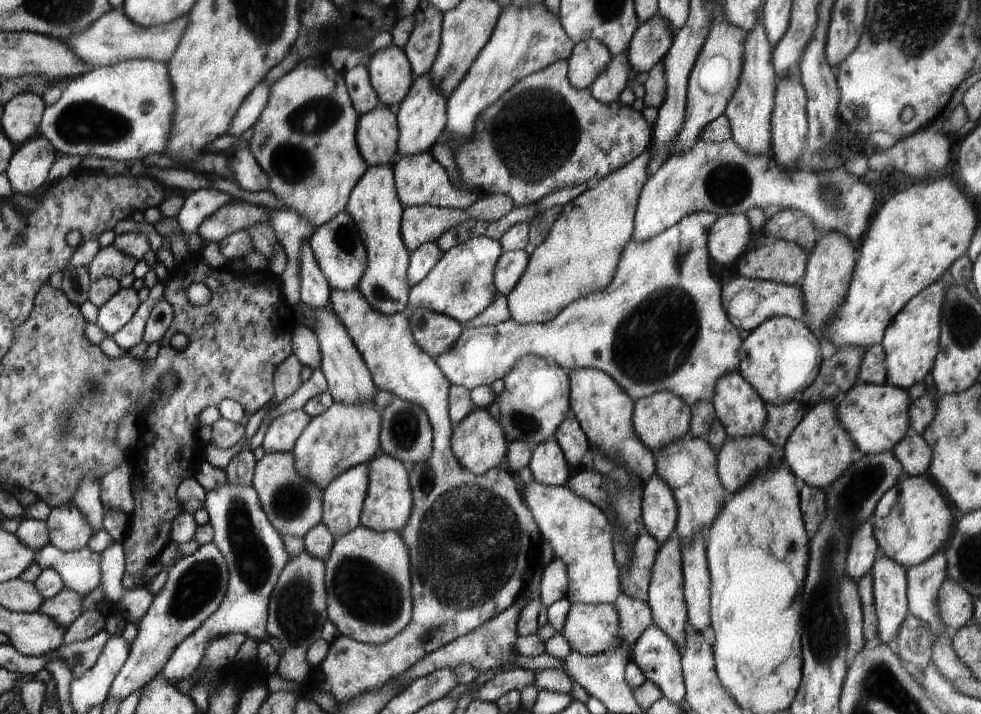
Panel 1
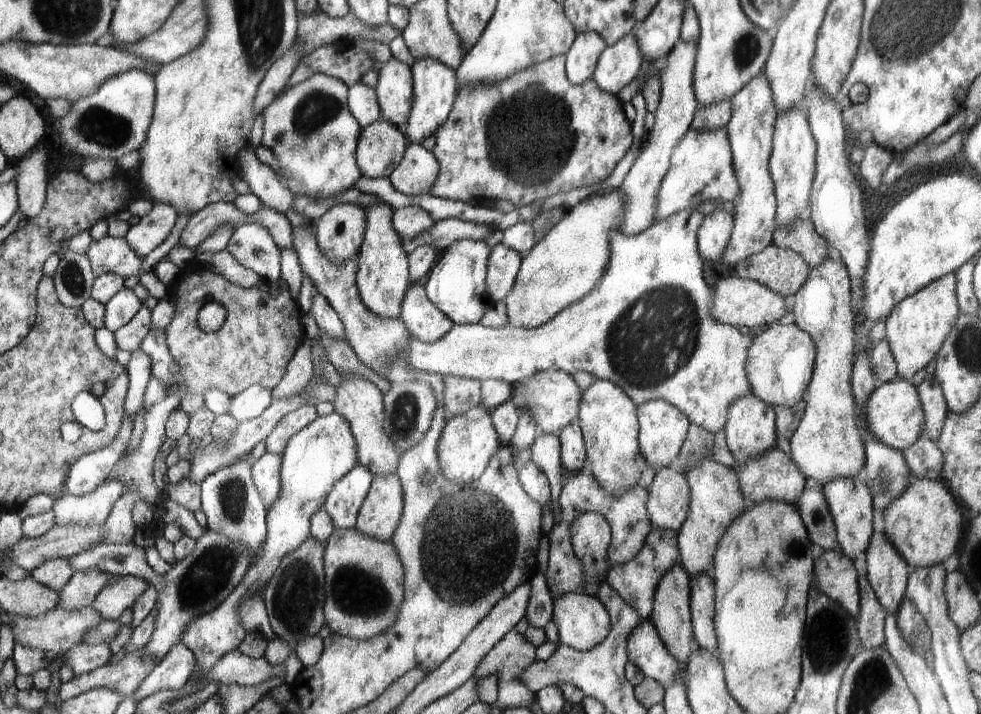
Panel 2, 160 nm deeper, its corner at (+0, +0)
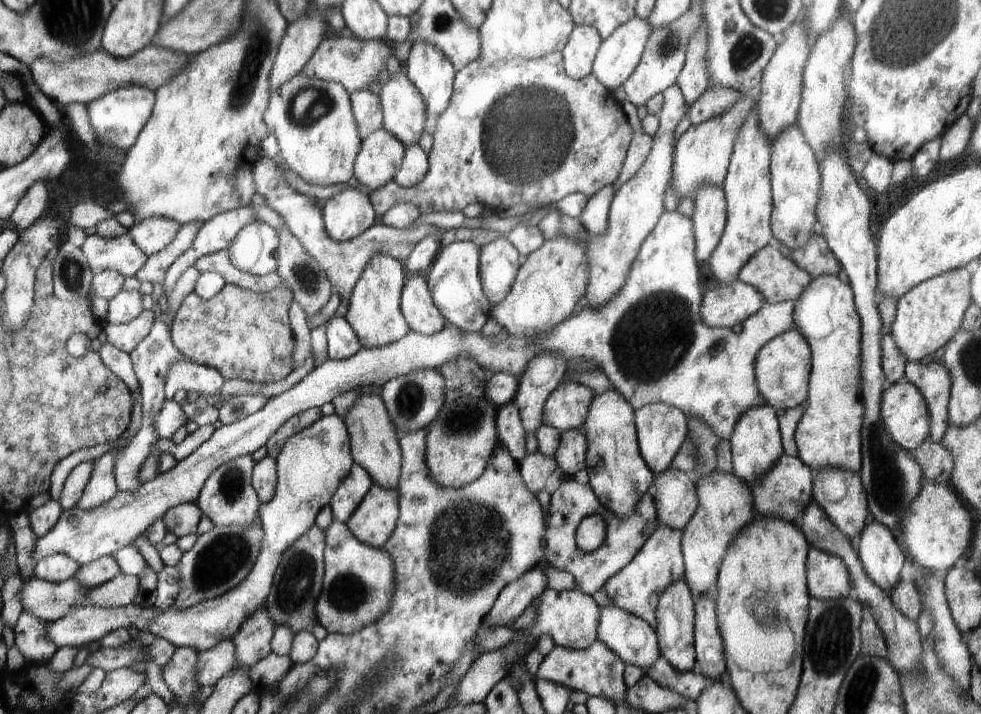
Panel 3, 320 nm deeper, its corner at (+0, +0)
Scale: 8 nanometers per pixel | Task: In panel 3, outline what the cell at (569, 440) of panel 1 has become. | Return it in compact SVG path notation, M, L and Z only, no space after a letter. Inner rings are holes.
M578 429L561 433L559 447L554 456L557 465L563 470L565 477L572 477L586 466L586 438Z

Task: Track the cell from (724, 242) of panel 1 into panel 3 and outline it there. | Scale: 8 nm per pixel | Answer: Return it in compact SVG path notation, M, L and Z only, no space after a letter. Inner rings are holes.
M702 185L693 200L695 210L691 218L697 237L697 257L705 263L709 262L726 226L725 193L721 188Z

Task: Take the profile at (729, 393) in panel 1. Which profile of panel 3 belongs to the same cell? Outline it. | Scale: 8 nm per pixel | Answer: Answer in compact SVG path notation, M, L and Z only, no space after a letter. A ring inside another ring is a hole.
M768 404L748 409L741 414L741 418L733 430L733 436L729 438L733 458L733 474L750 487L754 486L754 483L759 481L763 475L766 475L784 454L775 411L776 409Z

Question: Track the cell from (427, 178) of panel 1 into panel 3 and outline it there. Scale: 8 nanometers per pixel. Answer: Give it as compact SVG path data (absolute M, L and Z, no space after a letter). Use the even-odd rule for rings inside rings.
M412 145L405 149L401 168L397 170L393 181L399 186L410 188L416 186L426 176L429 169L429 158L420 145Z

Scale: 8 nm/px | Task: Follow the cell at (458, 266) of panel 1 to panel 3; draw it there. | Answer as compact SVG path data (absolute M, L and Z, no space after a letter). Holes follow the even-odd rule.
M454 241L440 248L436 260L425 275L433 301L448 323L463 331L480 333L489 320L492 304L481 282L481 251L473 242Z

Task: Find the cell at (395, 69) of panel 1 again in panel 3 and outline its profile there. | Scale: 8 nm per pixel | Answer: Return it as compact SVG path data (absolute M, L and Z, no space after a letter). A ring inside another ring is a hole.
M404 72L393 80L384 78L381 90L383 127L405 148L418 145L428 115L421 91Z

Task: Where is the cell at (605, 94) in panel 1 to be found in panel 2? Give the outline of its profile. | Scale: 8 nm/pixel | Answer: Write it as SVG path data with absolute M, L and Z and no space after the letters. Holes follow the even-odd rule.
M628 33L602 52L593 77L602 90L616 95L639 76L642 62L636 33Z

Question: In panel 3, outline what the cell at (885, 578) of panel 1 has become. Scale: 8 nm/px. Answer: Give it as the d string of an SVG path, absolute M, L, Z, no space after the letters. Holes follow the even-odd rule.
M874 520L863 526L855 544L870 580L890 594L900 581L900 570L906 560L897 536L887 526Z

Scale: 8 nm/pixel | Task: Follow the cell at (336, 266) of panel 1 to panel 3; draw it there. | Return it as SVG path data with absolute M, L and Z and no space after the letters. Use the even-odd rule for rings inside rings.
M348 188L330 197L325 201L323 210L329 237L338 242L352 241L360 236L374 224L377 215L376 209L369 201L369 195L354 188Z

